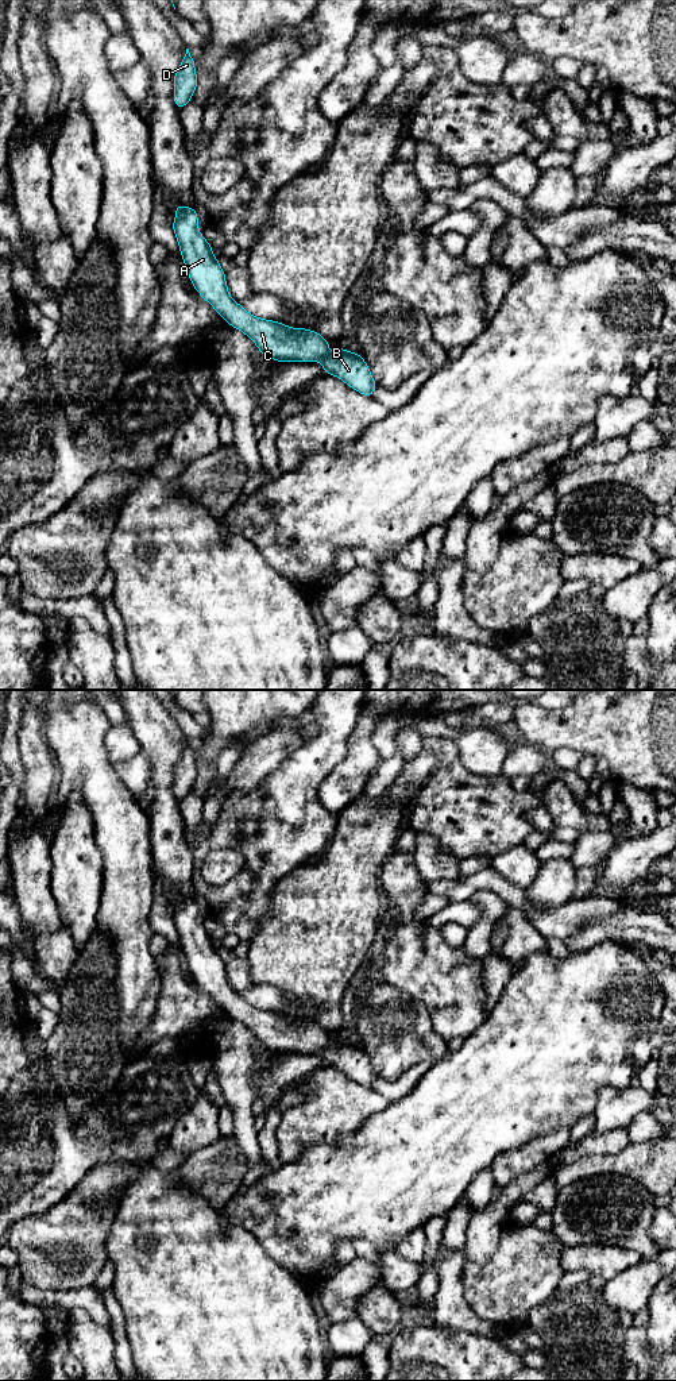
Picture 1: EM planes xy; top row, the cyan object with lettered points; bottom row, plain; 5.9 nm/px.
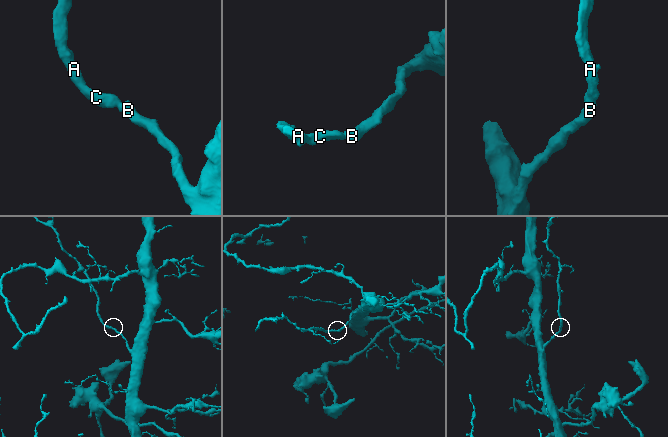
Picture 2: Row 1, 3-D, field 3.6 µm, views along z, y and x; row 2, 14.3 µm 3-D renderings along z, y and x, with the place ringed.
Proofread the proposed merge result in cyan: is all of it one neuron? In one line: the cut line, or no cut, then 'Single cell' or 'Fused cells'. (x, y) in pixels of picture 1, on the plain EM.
No split. Single cell

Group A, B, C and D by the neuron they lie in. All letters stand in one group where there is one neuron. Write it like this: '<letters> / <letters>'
A B C D

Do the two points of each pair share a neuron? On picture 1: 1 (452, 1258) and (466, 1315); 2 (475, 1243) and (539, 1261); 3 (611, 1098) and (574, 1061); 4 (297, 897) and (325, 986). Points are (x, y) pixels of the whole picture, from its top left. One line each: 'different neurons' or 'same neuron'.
1: same neuron
2: different neurons
3: different neurons
4: same neuron

